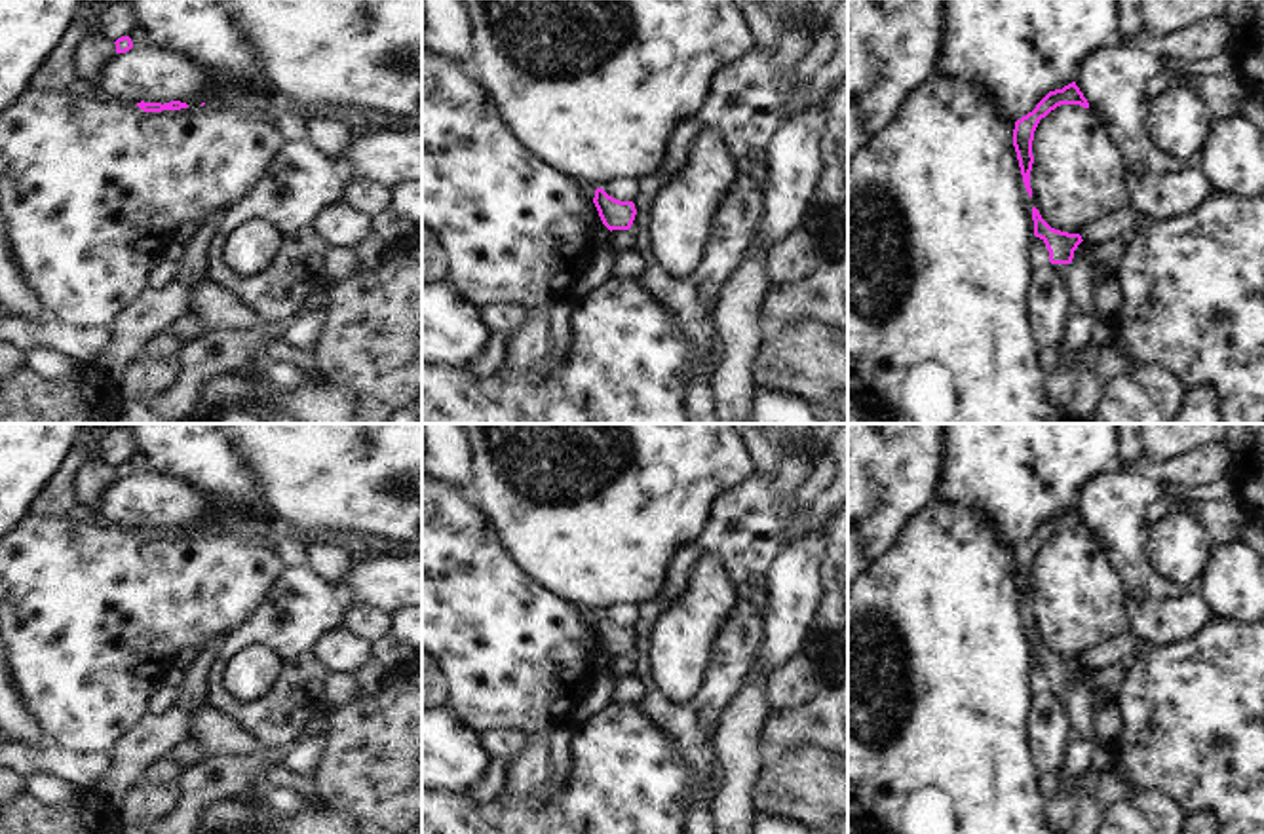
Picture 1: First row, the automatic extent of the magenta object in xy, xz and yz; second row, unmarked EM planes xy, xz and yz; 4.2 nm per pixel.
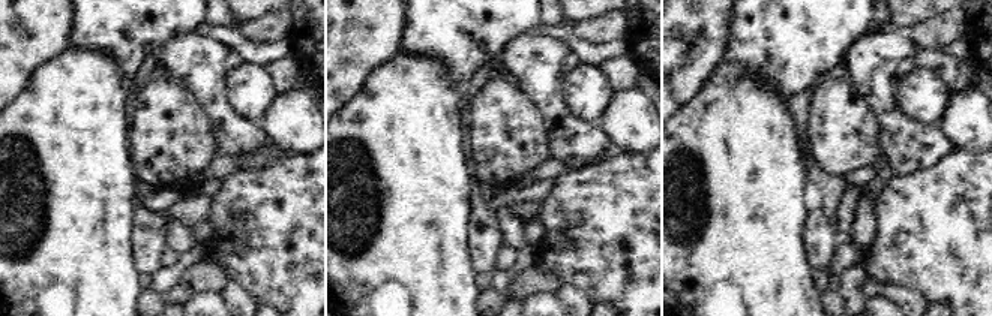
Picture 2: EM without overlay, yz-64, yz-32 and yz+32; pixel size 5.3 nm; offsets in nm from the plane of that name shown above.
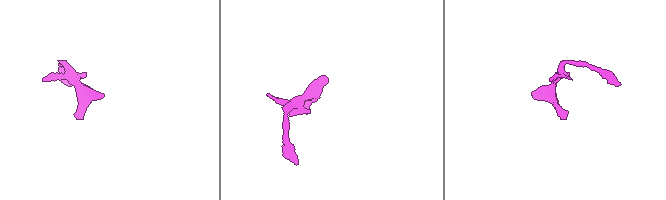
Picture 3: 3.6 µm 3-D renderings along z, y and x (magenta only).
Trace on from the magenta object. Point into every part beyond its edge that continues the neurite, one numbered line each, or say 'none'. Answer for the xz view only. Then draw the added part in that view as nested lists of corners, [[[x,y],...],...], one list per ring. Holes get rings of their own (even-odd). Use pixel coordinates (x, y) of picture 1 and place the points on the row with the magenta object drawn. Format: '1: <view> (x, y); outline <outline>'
none

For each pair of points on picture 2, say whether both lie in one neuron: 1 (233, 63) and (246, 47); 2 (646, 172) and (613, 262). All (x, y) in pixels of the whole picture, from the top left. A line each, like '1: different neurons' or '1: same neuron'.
1: different neurons
2: same neuron

